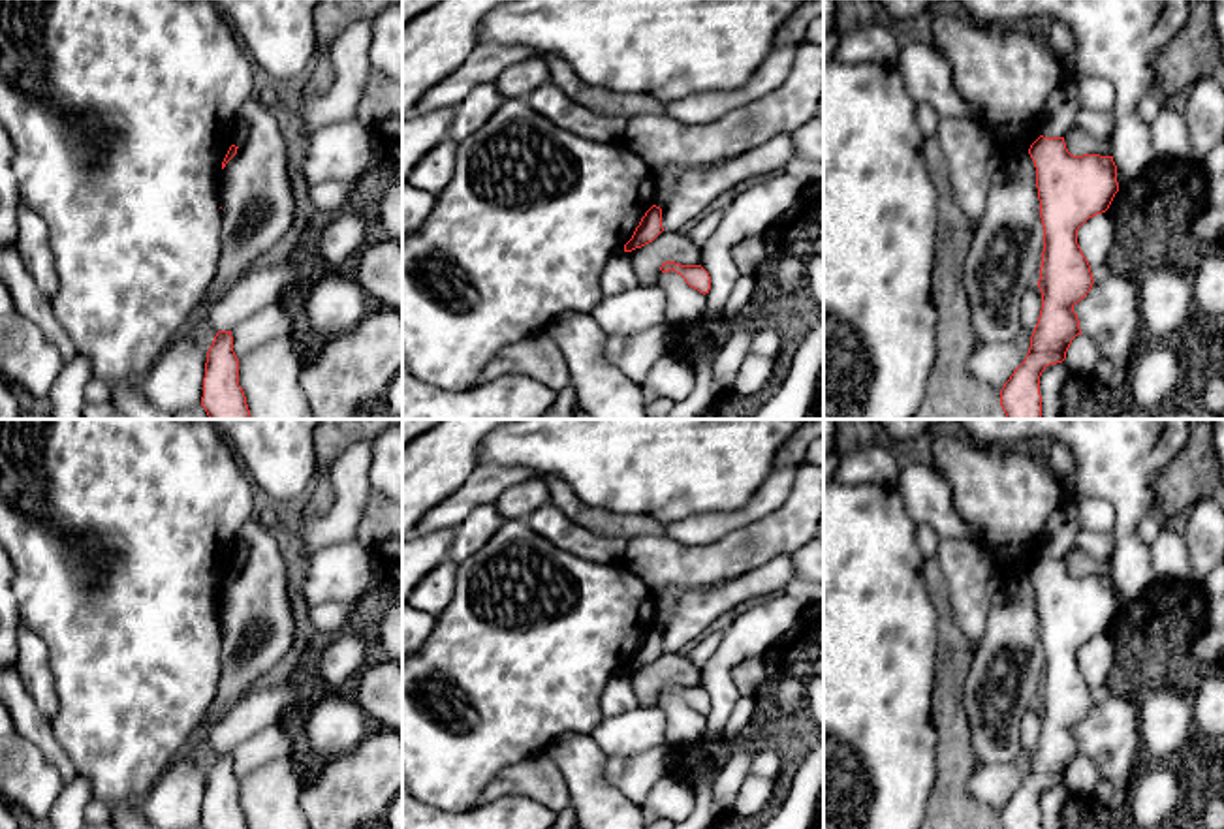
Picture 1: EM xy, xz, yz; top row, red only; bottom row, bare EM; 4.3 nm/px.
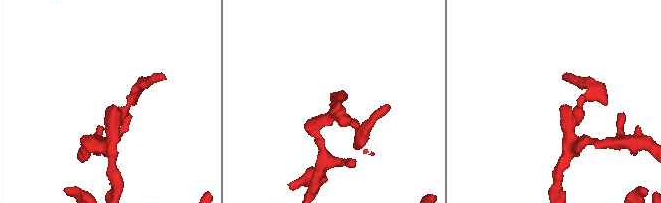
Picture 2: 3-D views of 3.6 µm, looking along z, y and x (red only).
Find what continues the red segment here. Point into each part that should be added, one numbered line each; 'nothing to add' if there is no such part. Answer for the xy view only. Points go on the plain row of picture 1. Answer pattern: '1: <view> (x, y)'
nothing to add

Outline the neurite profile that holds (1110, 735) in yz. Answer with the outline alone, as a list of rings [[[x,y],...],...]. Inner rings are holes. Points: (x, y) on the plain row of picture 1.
[[[1113,696],[1094,703],[1091,712],[1074,726],[1074,733],[1081,754],[1098,767],[1102,780],[1132,780],[1141,769],[1143,741],[1136,701]]]

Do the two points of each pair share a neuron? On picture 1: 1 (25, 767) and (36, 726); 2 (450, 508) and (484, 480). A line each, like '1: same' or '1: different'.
1: different
2: same

